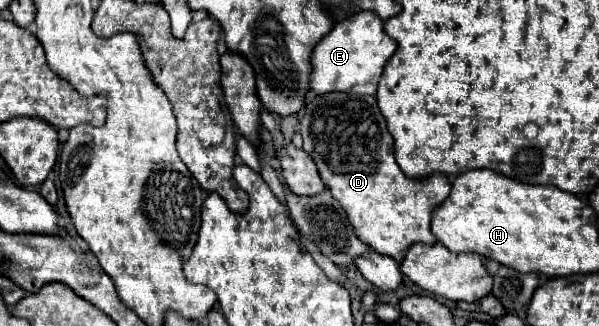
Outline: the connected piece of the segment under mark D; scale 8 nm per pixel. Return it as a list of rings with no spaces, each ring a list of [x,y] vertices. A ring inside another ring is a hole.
[[[330,92],[314,96],[300,120],[304,150],[314,158],[322,182],[342,204],[356,236],[372,250],[402,262],[412,244],[436,244],[430,230],[432,210],[450,194],[446,176],[410,180],[394,160],[392,136],[378,110],[376,96]]]

